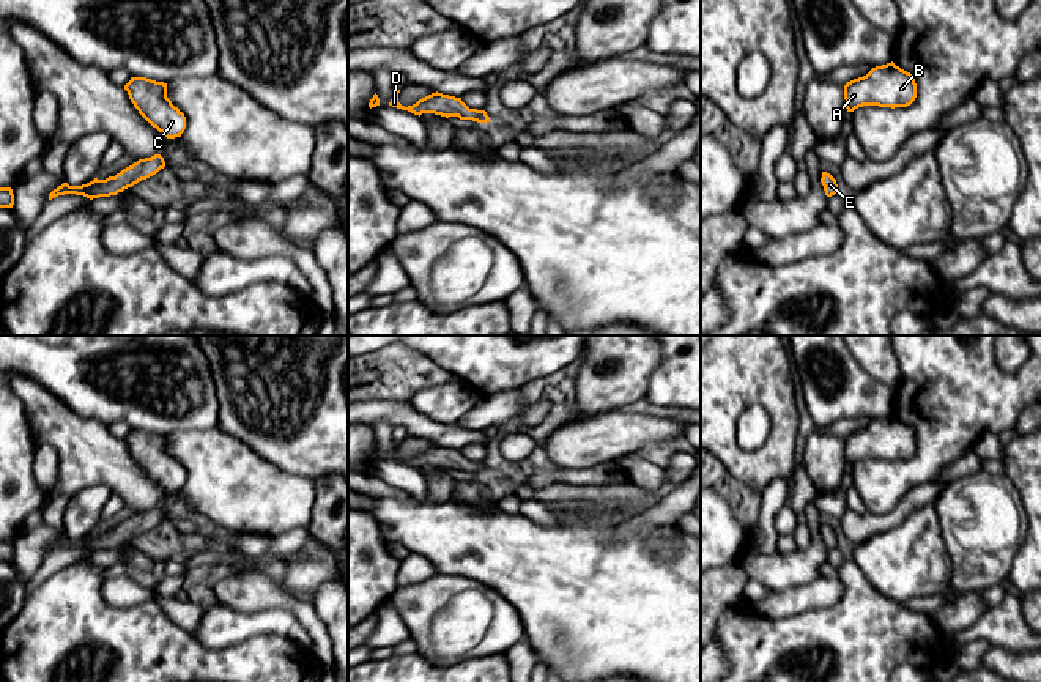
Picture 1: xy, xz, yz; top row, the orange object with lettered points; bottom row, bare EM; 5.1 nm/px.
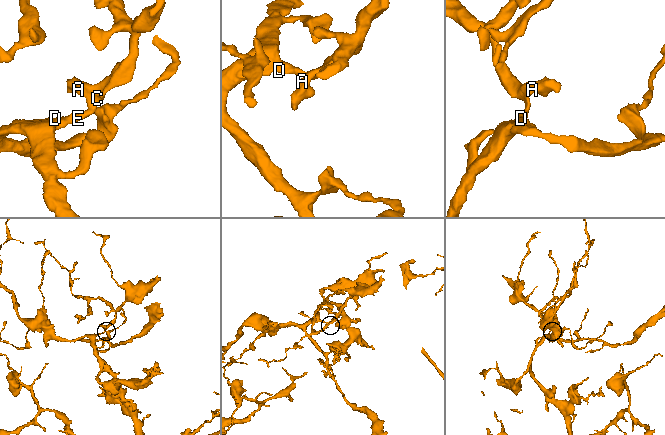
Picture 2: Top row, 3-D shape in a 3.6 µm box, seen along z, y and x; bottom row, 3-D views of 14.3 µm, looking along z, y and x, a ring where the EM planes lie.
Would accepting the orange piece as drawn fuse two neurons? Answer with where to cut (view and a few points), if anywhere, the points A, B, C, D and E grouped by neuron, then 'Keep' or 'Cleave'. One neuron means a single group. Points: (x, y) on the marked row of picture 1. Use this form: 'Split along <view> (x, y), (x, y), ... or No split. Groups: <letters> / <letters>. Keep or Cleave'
No split. Groups: A B C D E. Keep

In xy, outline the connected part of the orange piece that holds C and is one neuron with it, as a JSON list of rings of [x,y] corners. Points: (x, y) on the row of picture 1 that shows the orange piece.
[[[131,77],[124,85],[139,113],[167,139],[181,137],[186,129],[184,113],[167,98],[167,83],[146,77]]]

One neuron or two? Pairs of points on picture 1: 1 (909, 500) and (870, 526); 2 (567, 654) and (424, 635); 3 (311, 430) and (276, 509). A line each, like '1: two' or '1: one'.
1: one
2: two
3: two

